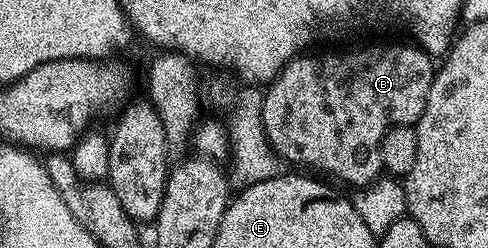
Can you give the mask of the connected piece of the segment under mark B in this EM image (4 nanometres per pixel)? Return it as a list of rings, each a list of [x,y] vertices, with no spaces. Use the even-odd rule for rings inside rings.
[[[411,42],[371,44],[368,48],[355,48],[352,52],[327,52],[324,56],[307,55],[311,54],[300,54],[288,60],[278,76],[266,85],[263,104],[258,105],[266,140],[276,157],[283,159],[284,156],[289,163],[300,164],[303,167],[300,169],[324,177],[332,176],[327,178],[366,189],[376,183],[384,171],[379,147],[385,134],[397,124],[414,126],[421,118],[429,98],[429,86],[433,86],[437,71],[436,61]]]

